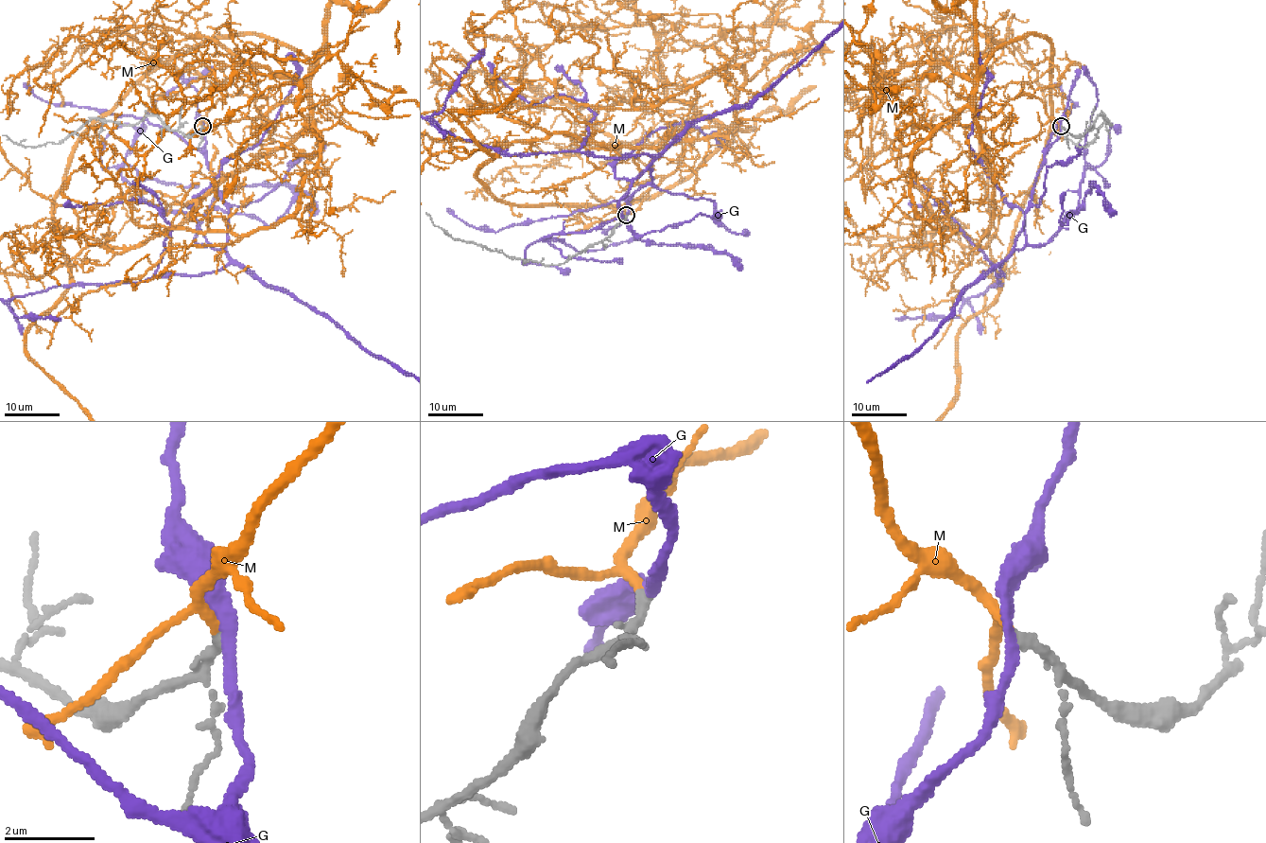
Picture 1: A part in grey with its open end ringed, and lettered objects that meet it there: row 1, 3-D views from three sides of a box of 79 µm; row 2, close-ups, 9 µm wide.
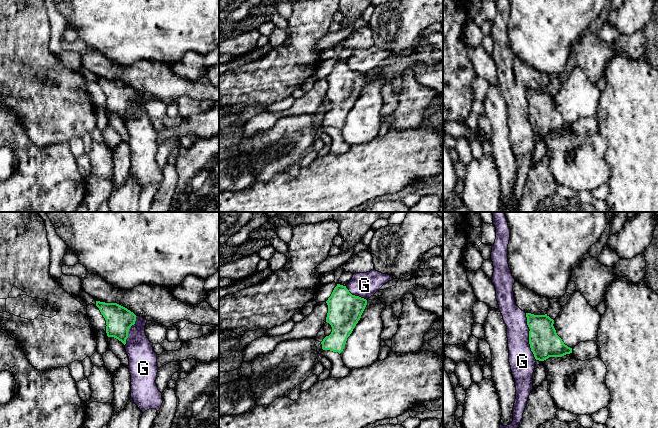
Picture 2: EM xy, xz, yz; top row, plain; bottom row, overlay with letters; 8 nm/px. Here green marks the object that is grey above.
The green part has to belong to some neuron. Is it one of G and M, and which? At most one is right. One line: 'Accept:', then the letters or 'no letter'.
Accept: M

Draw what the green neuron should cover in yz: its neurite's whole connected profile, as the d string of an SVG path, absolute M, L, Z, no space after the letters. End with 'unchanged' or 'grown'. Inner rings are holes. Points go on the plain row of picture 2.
M526 89L529 107L529 120L536 136L549 133L562 133L572 129L572 124L564 120L553 102L554 96L547 90Z | unchanged

